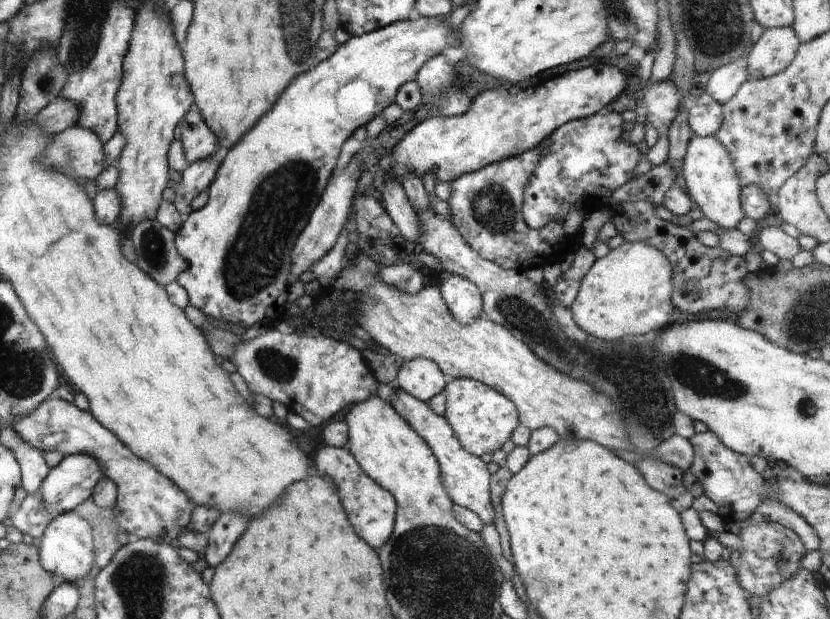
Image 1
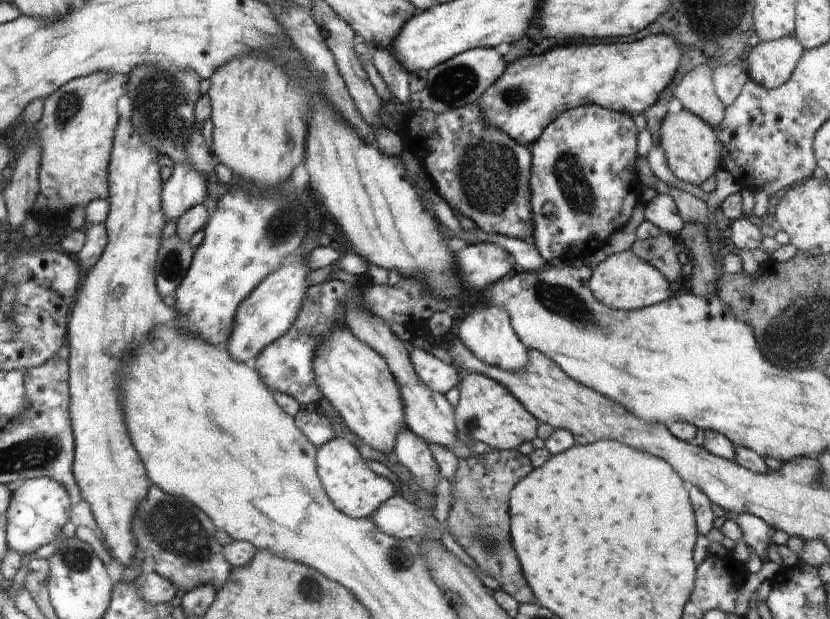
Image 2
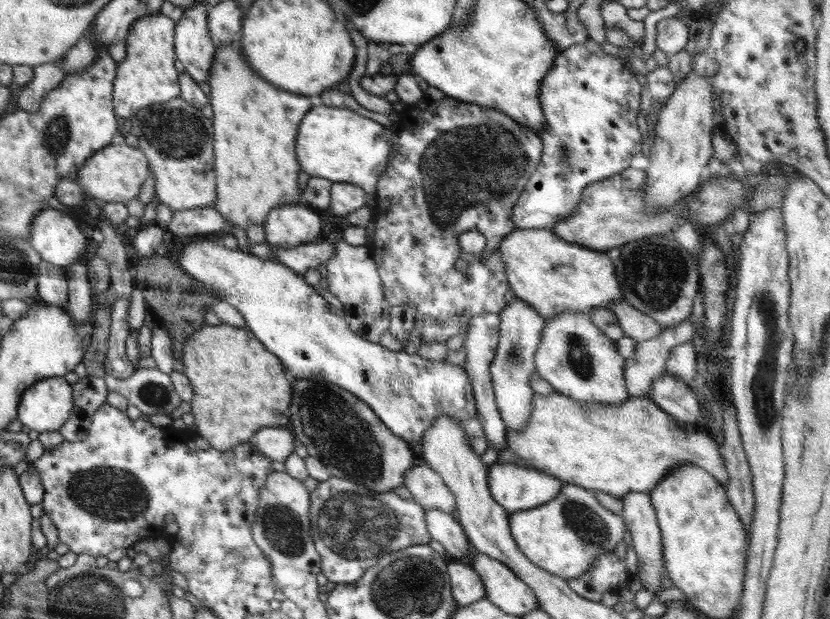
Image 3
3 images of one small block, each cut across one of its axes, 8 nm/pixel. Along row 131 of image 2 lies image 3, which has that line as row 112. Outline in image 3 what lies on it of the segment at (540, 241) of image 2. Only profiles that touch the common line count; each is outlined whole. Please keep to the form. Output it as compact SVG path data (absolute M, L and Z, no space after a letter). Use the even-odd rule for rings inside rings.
M592 40L569 46L556 56L554 66L540 86L540 105L548 123L548 129L540 137L543 143L541 160L511 211L516 229L546 229L568 218L578 207L586 186L623 172L630 167L635 154L647 149L636 123L640 88L642 85L624 61L605 53L601 45Z

